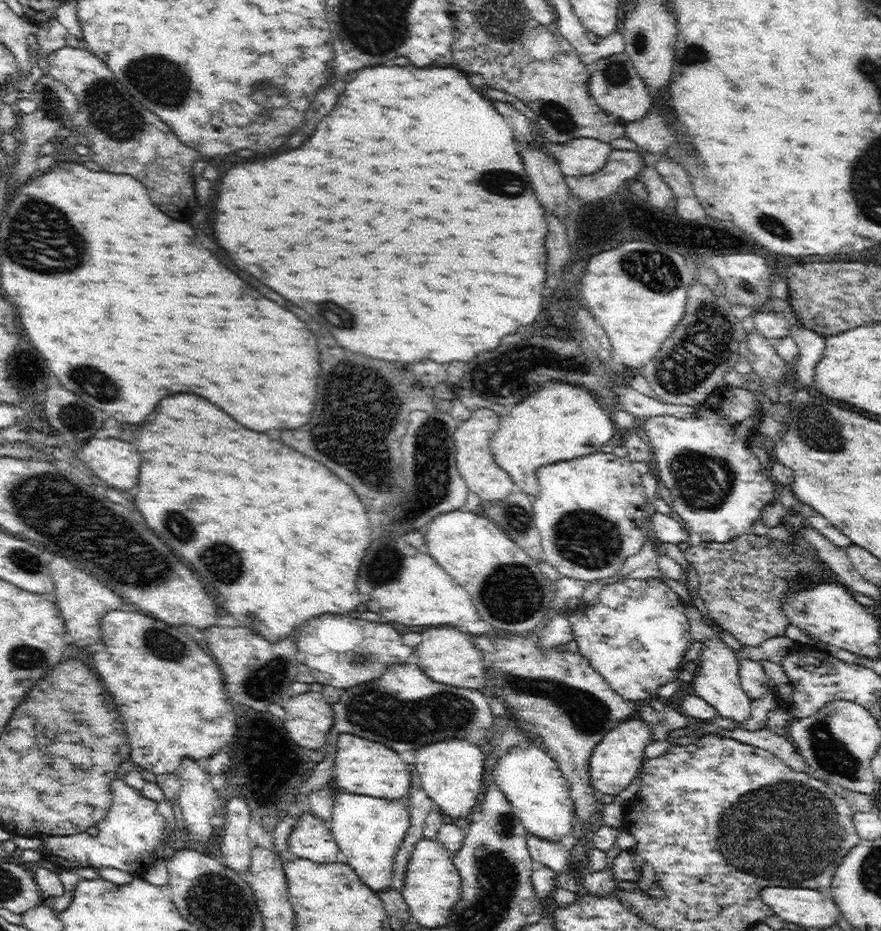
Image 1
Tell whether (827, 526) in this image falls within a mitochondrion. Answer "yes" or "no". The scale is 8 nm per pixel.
no

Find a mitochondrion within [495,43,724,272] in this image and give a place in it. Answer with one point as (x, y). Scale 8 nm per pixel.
(558, 115)

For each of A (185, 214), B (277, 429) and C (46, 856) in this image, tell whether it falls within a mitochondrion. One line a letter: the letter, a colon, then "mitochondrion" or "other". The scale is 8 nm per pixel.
A: other
B: other
C: other

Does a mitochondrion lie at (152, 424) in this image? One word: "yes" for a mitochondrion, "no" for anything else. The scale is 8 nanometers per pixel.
no

